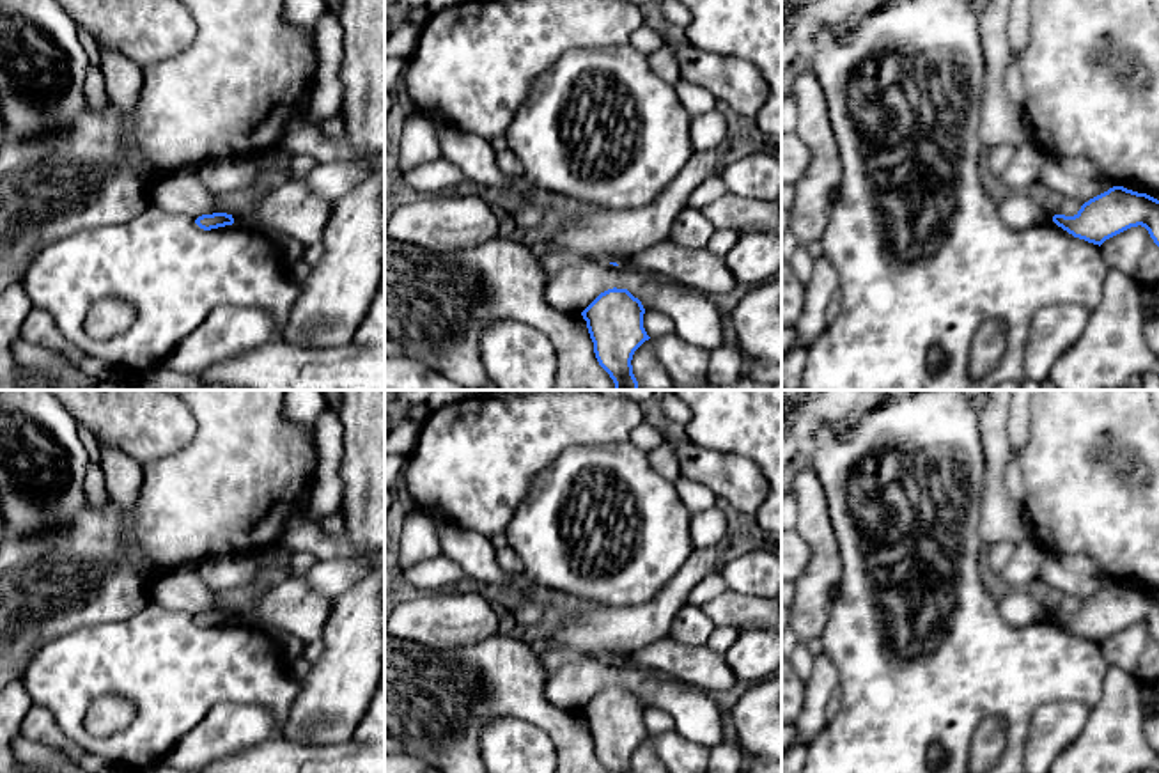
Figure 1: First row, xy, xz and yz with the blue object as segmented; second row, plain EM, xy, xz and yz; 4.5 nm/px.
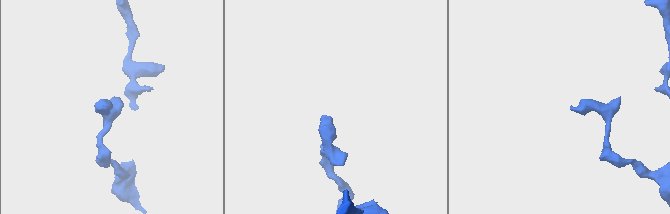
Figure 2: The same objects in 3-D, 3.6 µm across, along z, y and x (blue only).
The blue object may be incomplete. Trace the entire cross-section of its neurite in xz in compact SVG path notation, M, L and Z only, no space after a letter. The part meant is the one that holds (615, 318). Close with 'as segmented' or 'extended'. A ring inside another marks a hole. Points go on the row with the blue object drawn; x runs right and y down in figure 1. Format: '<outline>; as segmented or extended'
M608 289L601 293L583 312L590 339L594 342L594 353L599 365L610 374L615 383L615 390L638 390L638 381L633 374L633 355L650 337L643 328L645 308L638 298L627 289Z; as segmented

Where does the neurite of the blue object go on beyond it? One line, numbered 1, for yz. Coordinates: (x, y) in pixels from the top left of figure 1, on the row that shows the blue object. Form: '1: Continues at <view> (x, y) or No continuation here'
1: No continuation here

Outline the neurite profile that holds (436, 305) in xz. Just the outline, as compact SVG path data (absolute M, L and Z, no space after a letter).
M385 234L385 356L415 360L463 390L477 390L491 383L478 351L480 333L512 319L542 332L555 344L558 367L551 390L615 390L595 358L588 330L576 312L558 310L546 301L546 284L537 245L523 236L498 236L464 252L434 254Z

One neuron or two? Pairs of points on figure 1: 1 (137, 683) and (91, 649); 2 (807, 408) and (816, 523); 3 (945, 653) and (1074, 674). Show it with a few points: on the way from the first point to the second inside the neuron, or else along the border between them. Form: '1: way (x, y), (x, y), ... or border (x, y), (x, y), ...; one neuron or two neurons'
1: way (126, 672), (114, 660), (101, 660); one neuron
2: border (803, 460), (800, 465); two neurons
3: way (977, 667), (1042, 667); one neuron

